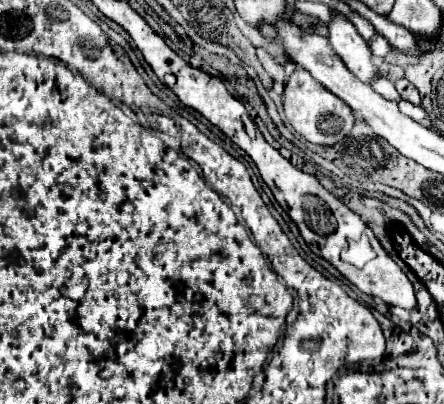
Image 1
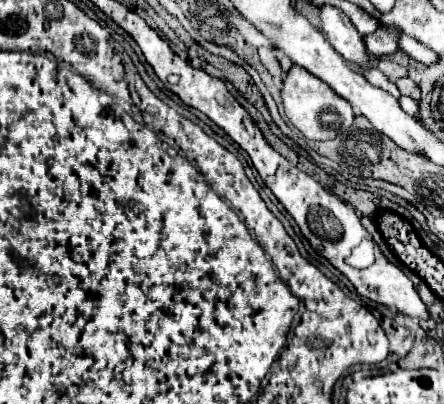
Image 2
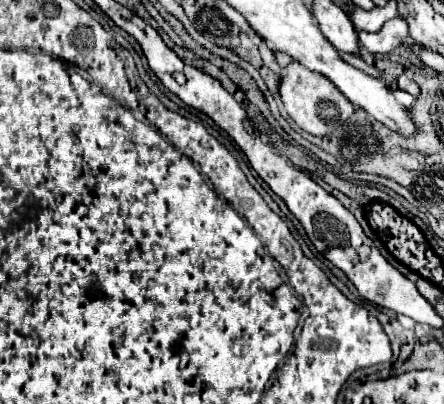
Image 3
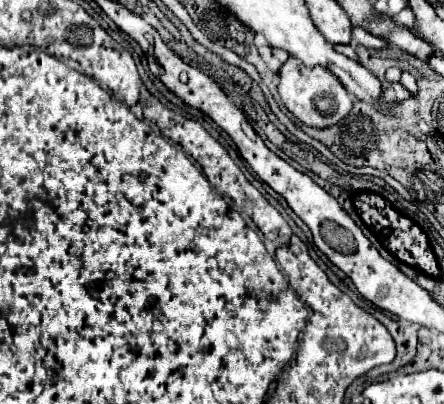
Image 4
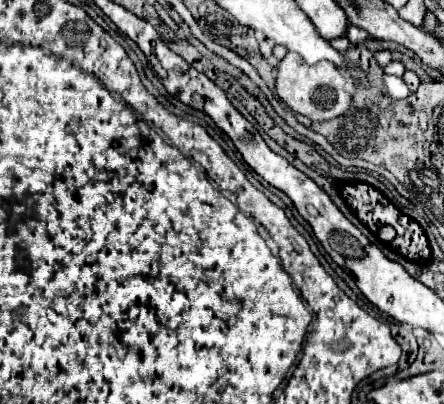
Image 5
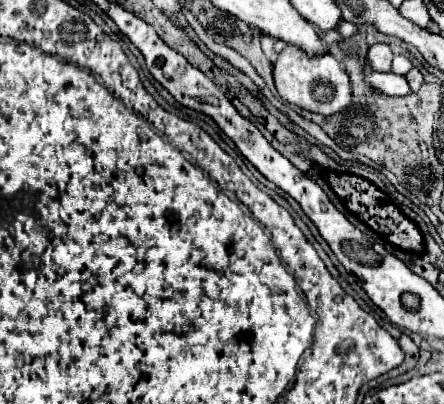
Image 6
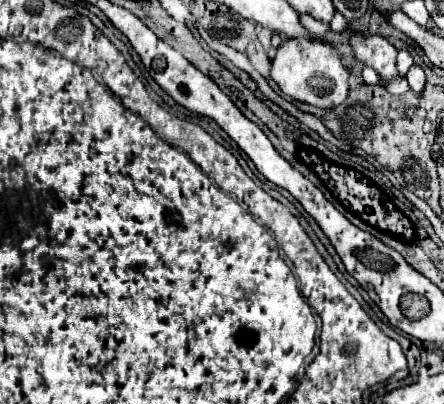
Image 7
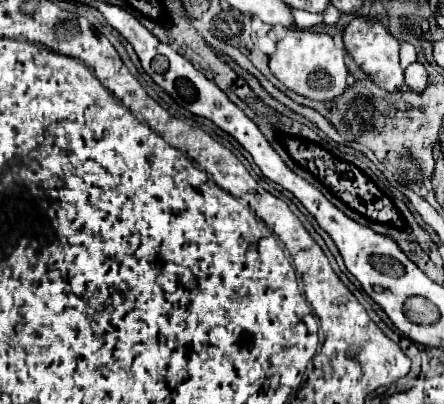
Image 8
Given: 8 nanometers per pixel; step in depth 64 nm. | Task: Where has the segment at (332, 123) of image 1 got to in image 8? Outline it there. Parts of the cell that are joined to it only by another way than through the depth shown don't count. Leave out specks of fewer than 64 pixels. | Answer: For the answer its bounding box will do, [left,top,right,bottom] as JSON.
[270,28,346,100]

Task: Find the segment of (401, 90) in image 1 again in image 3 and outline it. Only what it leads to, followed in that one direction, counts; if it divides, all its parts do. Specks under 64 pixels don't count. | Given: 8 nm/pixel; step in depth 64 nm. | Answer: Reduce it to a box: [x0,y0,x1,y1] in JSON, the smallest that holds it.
[398,74,420,96]

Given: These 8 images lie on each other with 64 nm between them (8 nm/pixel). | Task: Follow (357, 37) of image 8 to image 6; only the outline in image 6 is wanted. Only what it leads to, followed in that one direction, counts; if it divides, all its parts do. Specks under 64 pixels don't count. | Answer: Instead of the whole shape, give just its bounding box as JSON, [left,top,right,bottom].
[366,44,392,72]

